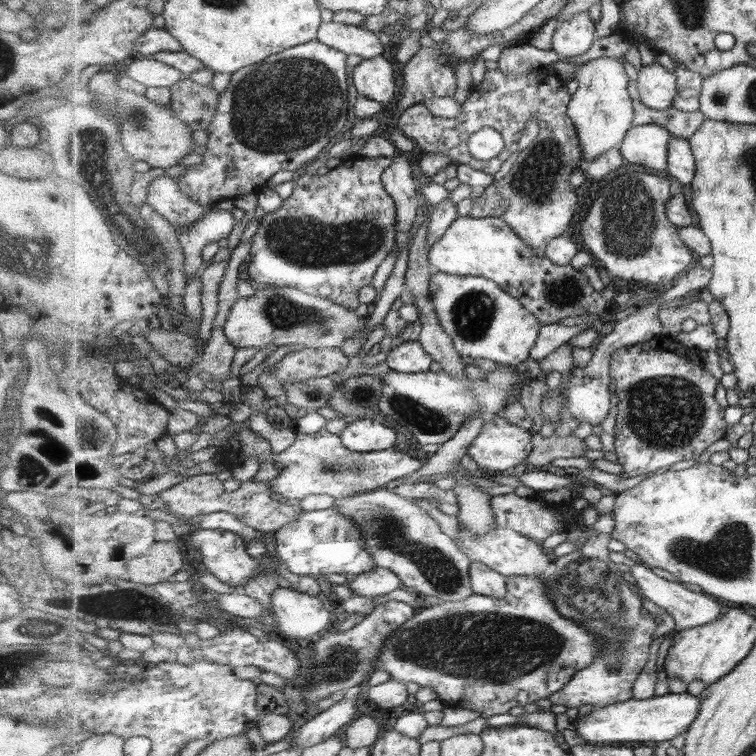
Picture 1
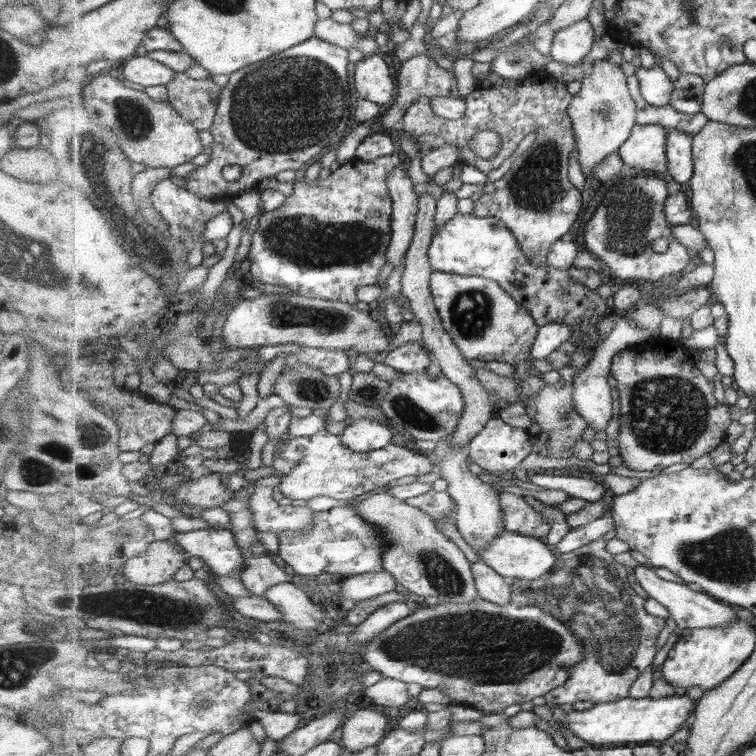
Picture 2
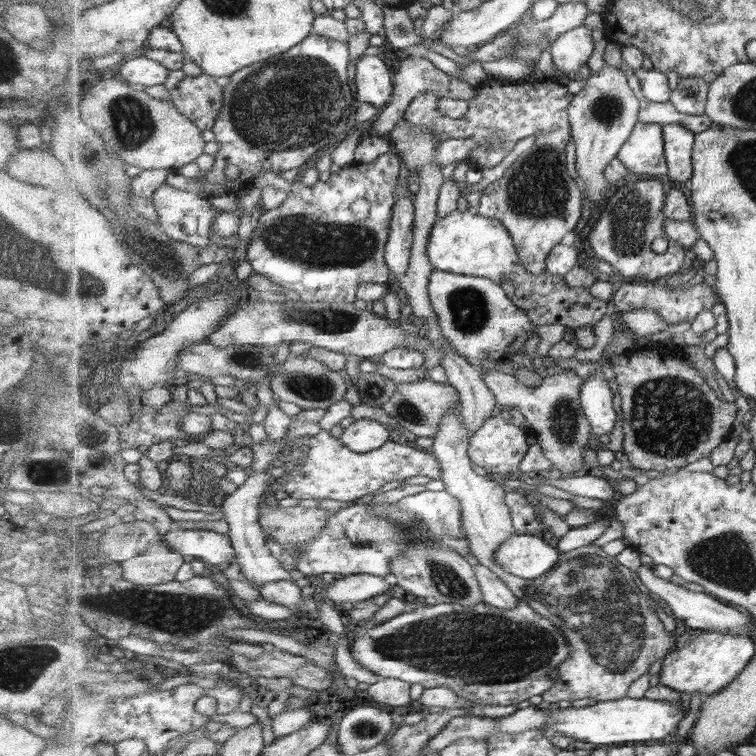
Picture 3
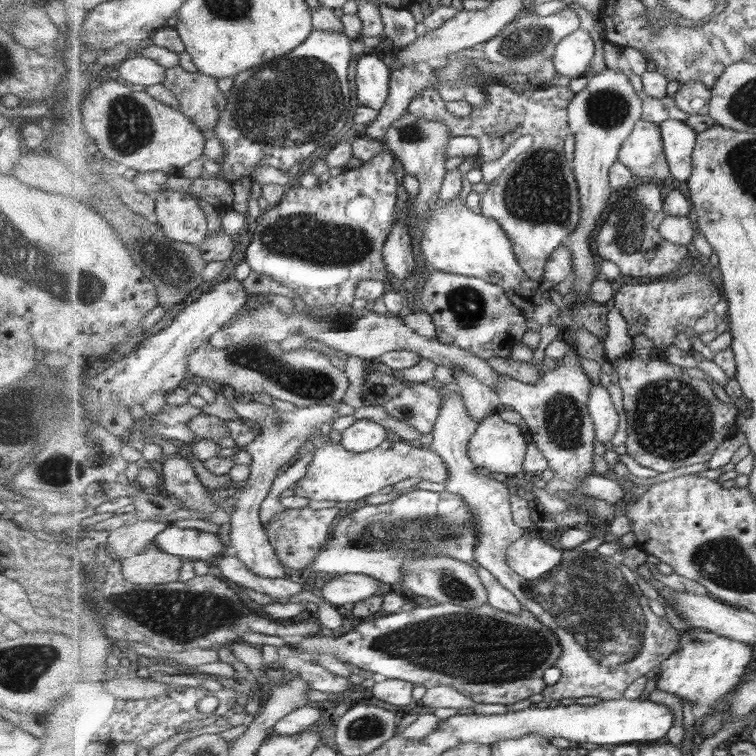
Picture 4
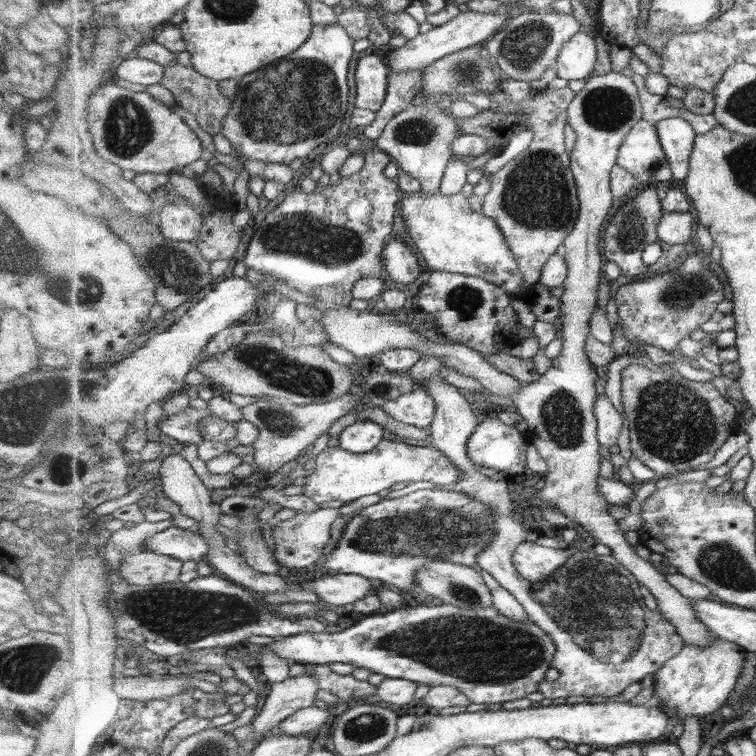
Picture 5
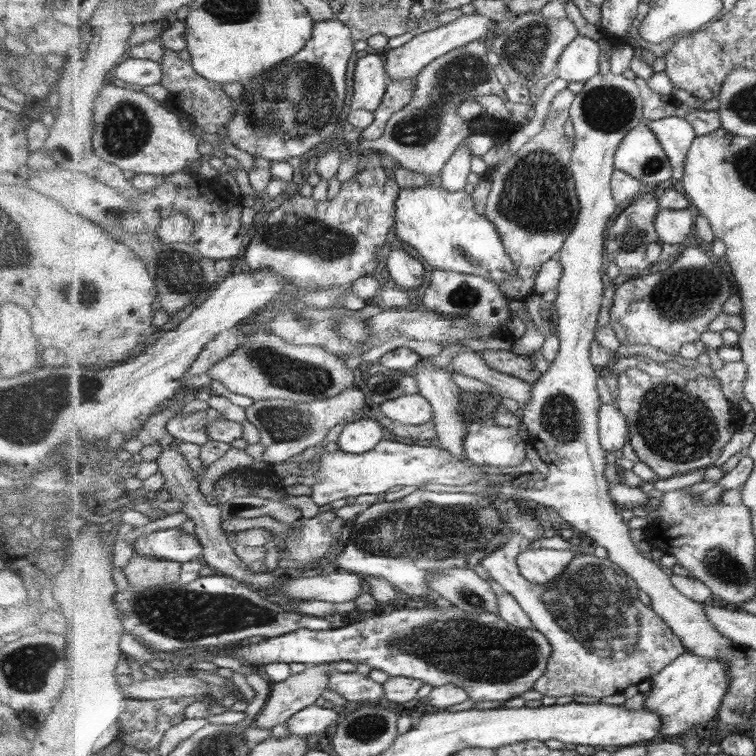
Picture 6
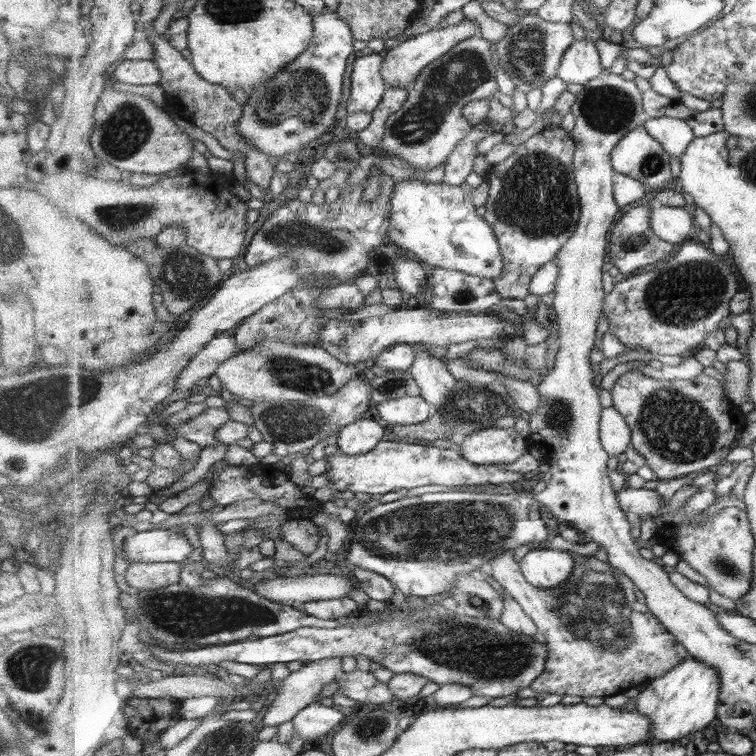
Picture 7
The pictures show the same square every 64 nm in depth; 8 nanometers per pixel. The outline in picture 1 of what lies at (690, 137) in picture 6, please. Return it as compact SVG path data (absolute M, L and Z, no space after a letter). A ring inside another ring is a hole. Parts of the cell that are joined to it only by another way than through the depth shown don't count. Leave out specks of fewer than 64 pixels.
M672 135L668 146L668 172L684 185L690 185L696 175L696 156L690 139Z

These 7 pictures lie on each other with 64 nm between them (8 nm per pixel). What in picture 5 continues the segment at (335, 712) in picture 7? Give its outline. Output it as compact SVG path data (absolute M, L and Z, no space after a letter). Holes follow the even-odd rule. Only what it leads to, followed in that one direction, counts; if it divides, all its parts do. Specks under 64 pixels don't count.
M315 704L298 710L286 718L279 724L279 729L281 734L289 736L313 735L317 730L321 730L329 720L331 720L331 712L326 710L326 706Z

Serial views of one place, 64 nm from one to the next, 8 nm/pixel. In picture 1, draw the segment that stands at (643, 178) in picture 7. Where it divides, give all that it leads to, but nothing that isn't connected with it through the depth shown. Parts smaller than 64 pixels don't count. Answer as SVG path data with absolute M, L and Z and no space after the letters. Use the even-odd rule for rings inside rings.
M656 124L634 125L620 148L629 165L641 164L653 170L668 170L668 146L672 134Z

